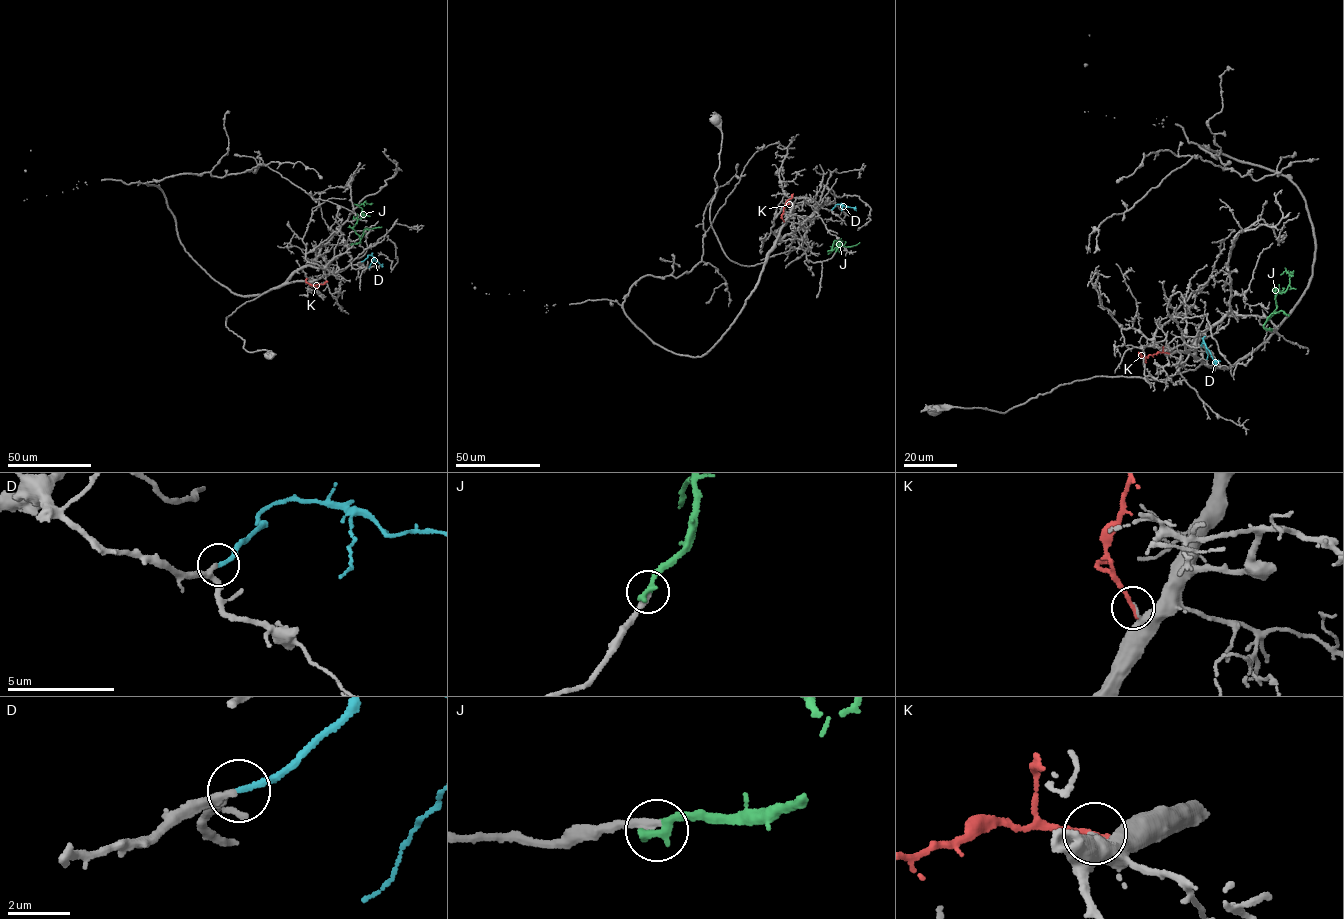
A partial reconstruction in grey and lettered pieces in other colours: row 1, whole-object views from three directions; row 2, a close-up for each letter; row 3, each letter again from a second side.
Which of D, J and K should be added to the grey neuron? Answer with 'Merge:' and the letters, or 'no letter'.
Merge: D, J

